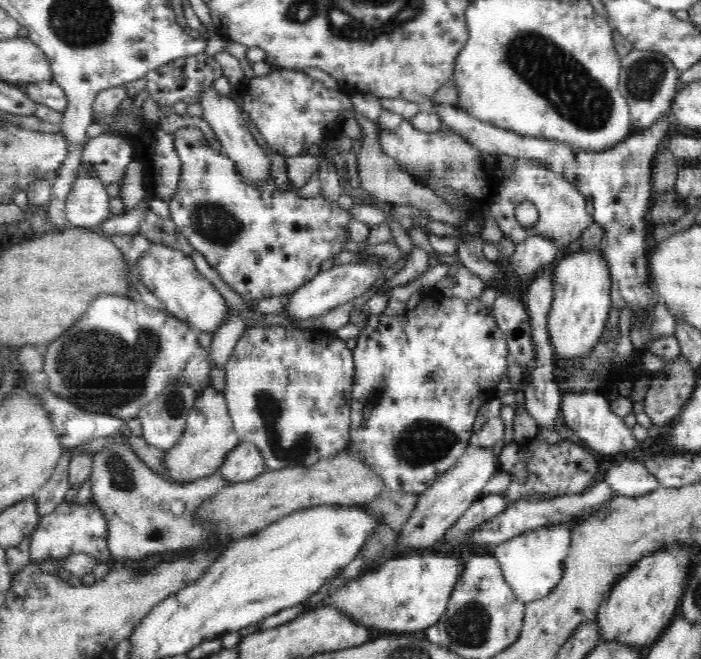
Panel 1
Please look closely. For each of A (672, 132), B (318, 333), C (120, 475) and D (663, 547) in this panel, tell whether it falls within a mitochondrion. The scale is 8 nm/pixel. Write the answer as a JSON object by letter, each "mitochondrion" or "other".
{"A":"other","B":"other","C":"mitochondrion","D":"other"}

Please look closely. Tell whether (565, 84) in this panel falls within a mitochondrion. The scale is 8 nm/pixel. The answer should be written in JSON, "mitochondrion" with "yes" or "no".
{"mitochondrion":"yes"}

